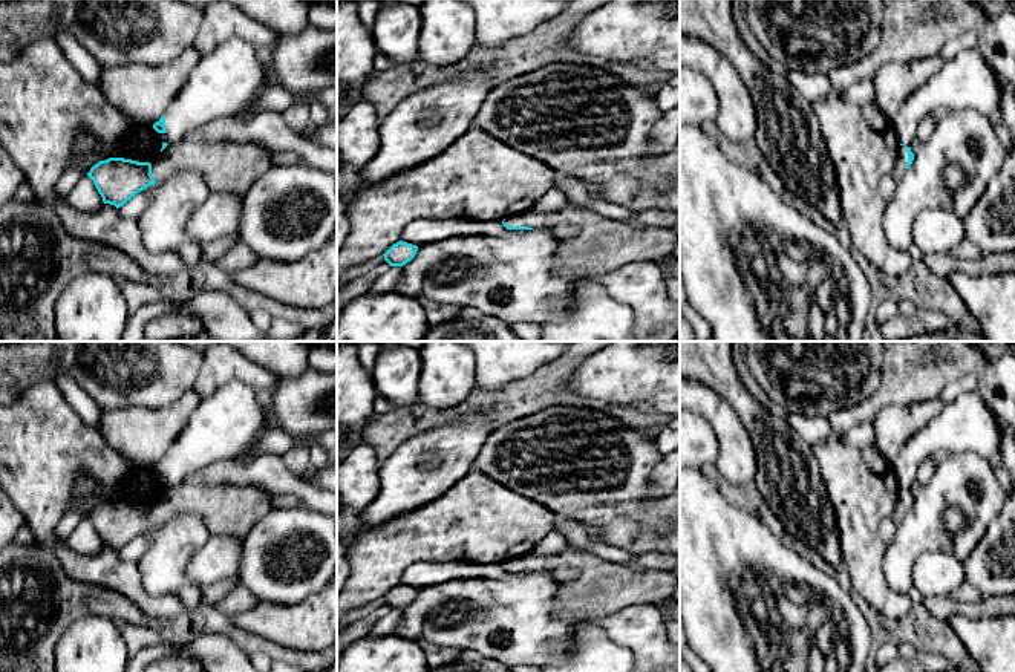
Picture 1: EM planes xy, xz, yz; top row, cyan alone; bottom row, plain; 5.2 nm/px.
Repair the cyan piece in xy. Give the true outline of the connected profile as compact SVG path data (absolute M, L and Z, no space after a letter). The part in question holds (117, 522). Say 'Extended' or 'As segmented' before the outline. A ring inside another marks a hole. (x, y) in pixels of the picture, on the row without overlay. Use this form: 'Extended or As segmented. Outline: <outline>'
Extended. Outline: M162 485L153 505L109 501L95 507L87 519L104 546L122 550L136 536L179 514L199 514L210 534L243 537L271 510L271 490L248 485L194 487Z

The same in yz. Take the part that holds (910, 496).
Extended. Outline: M900 487L899 497L896 501L896 508L891 519L896 524L899 524L905 517L905 513L909 511L912 504L914 504L914 496L911 494L911 490Z

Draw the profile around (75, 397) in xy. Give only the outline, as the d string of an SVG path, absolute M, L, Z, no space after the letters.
M61 374L52 378L66 403L78 413L78 416L93 429L100 429L103 407L98 406L87 392L69 375Z

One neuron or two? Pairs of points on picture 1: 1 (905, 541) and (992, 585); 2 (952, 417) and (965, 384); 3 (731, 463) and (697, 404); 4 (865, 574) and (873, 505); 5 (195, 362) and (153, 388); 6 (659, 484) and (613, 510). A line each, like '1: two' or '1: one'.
1: two
2: two
3: one
4: one
5: one
6: two

